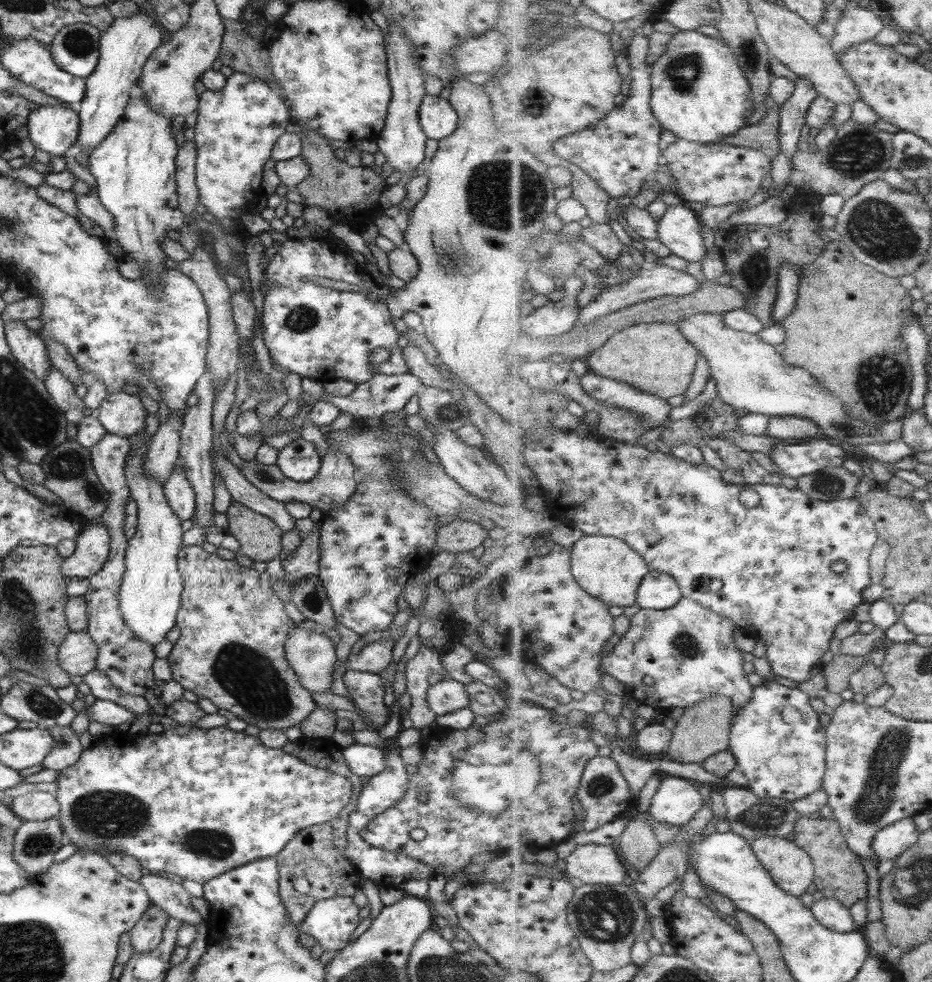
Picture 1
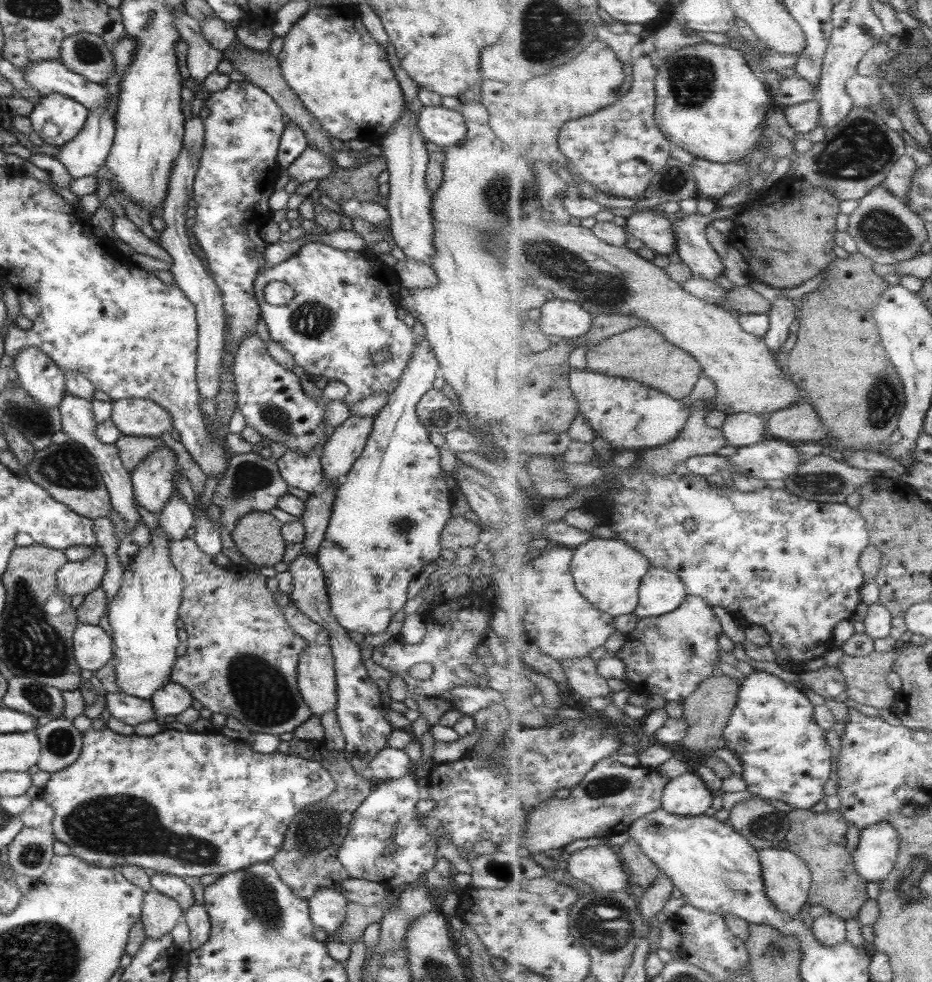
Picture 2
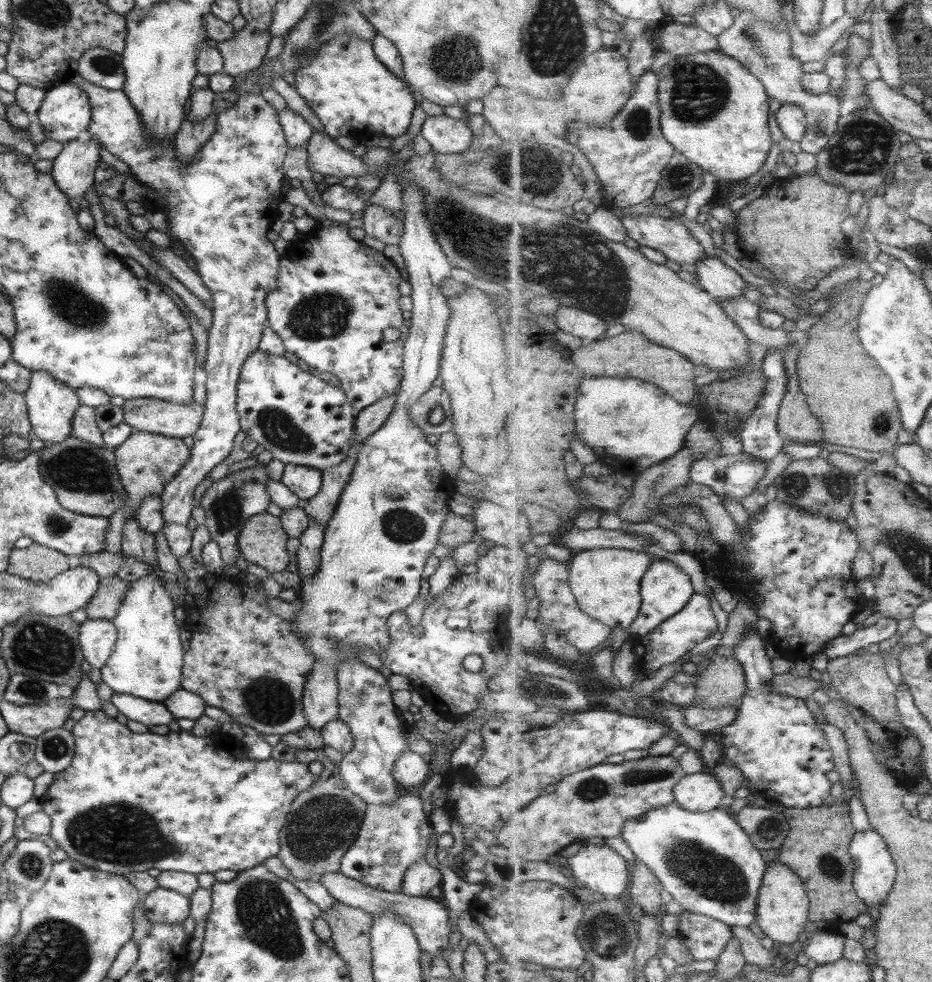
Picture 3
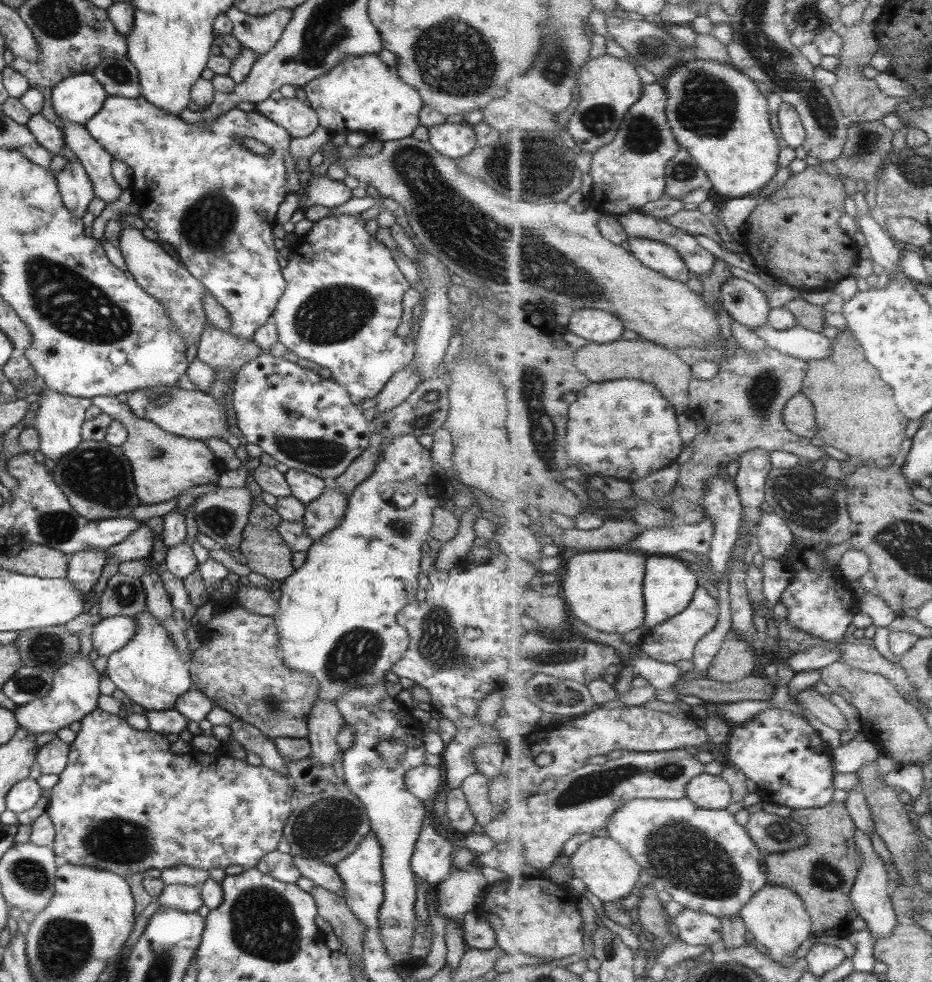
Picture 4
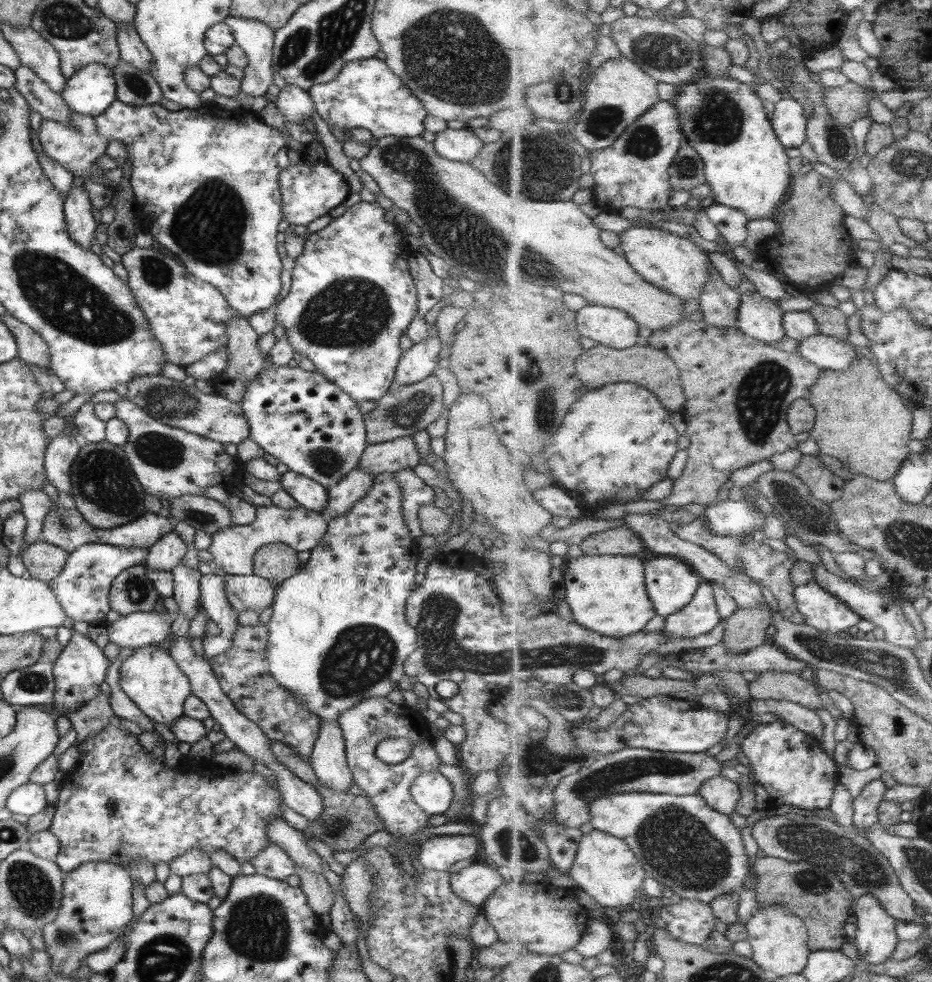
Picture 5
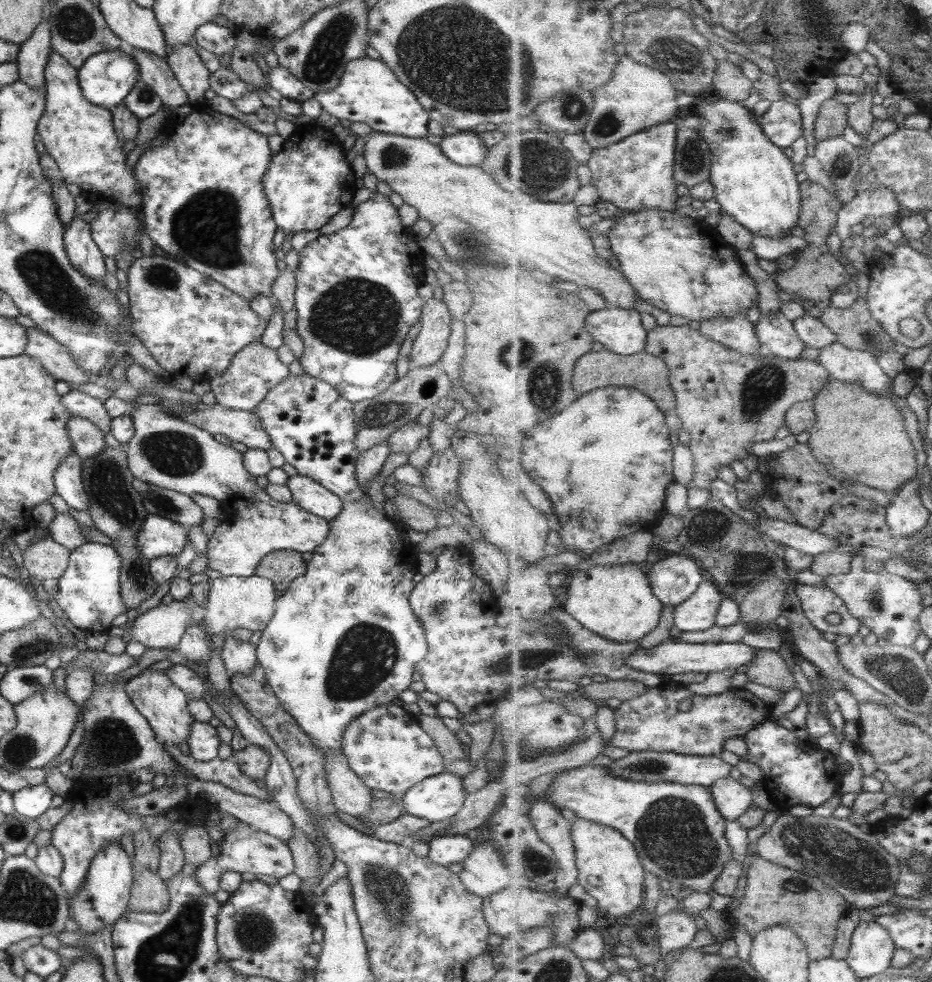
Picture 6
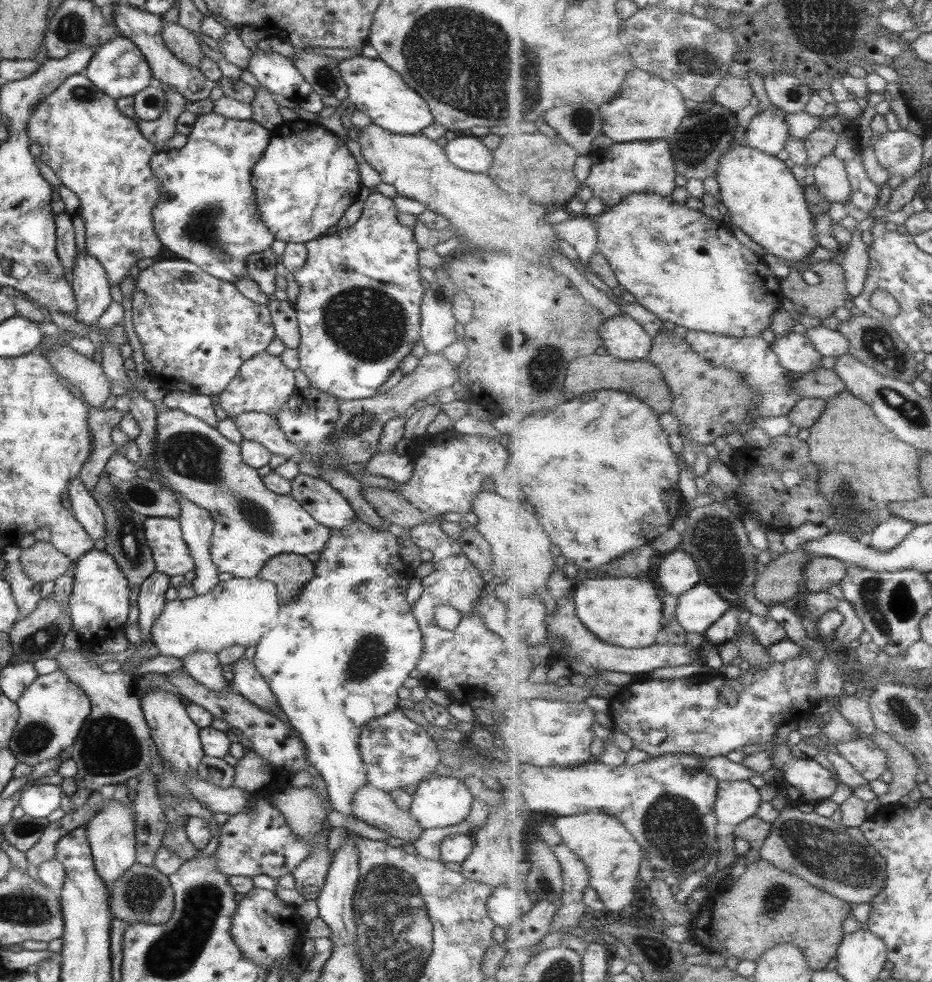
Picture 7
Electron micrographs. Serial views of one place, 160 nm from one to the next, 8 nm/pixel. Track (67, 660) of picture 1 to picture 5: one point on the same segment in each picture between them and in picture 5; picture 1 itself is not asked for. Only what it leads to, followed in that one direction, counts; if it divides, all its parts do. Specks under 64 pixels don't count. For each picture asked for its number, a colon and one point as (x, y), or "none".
2: (92, 648)
3: (96, 637)
4: (109, 634)
5: (134, 630)

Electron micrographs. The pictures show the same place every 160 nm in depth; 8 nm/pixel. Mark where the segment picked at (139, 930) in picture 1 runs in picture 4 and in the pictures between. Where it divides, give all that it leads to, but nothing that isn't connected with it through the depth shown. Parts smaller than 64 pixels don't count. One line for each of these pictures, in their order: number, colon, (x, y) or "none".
2: (159, 914)
3: (160, 905)
4: (186, 899)

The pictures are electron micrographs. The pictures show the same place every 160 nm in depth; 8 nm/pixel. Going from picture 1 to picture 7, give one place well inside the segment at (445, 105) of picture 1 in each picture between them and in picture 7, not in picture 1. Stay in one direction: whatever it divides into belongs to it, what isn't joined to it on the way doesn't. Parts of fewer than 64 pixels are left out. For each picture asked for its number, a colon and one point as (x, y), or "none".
2: (443, 127)
3: (445, 135)
4: (452, 140)
5: (458, 145)
6: (464, 148)
7: (467, 153)

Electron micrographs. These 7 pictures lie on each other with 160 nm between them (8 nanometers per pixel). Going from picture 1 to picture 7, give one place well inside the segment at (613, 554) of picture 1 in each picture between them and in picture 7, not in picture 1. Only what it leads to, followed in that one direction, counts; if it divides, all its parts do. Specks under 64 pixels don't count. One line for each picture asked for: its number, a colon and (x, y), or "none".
2: (609, 572)
3: (607, 582)
4: (604, 589)
5: (607, 593)
6: (617, 602)
7: (624, 611)

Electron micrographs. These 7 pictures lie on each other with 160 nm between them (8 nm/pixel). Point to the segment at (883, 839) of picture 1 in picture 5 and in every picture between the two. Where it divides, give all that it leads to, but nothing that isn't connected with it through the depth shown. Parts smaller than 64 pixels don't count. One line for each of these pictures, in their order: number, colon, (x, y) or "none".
2: (876, 854)
3: (875, 873)
4: (871, 895)
5: (877, 937)

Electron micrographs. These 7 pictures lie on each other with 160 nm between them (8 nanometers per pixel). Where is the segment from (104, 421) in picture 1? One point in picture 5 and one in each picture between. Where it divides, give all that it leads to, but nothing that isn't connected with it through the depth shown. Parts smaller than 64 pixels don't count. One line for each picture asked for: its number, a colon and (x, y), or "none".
2: (135, 417)
3: (168, 419)
4: (191, 414)
5: (172, 402)

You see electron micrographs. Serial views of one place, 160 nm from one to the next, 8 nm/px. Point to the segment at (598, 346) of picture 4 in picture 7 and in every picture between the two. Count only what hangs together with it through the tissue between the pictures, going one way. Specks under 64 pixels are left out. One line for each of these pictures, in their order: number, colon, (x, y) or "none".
5: (654, 369)
6: (644, 371)
7: (645, 380)

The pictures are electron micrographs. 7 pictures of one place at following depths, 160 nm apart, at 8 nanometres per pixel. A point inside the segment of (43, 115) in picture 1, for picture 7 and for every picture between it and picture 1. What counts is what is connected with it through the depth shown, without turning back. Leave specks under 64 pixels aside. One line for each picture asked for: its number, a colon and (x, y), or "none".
2: (68, 115)
3: (64, 108)
4: (77, 98)
5: (89, 91)
6: (104, 78)
7: (116, 68)

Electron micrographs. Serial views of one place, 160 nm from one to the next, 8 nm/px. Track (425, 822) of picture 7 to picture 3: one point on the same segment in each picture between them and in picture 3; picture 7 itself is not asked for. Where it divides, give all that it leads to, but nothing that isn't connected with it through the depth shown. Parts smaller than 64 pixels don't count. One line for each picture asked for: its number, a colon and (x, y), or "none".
3: (409, 771)
4: (423, 781)
5: (431, 792)
6: (439, 797)

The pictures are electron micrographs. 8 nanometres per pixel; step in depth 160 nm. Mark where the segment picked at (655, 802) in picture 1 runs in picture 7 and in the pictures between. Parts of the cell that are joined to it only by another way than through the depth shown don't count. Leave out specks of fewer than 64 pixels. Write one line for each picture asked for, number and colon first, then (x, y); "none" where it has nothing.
2: (688, 795)
3: (701, 792)
4: (710, 792)
5: (721, 794)
6: (733, 799)
7: (736, 801)

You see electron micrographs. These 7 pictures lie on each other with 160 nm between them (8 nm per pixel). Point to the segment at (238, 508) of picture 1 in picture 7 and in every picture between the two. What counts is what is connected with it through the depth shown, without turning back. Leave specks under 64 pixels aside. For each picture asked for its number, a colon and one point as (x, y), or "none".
2: (257, 536)
3: (262, 541)
4: (264, 551)
5: (275, 561)
6: (280, 567)
7: (288, 572)

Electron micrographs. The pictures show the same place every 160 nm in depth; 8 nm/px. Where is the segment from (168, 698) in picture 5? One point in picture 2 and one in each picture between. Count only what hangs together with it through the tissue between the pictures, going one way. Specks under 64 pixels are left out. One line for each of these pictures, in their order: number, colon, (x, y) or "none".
2: (142, 613)
3: (145, 663)
4: (148, 670)

